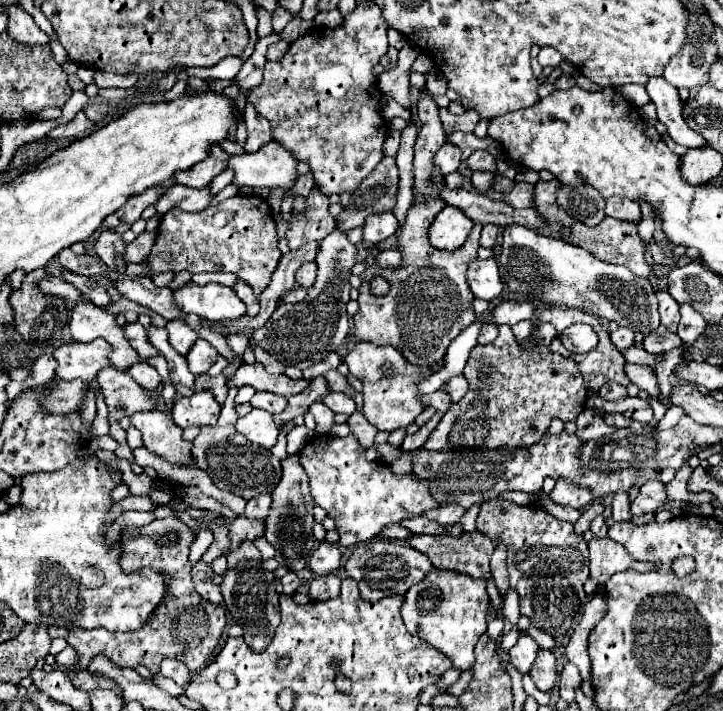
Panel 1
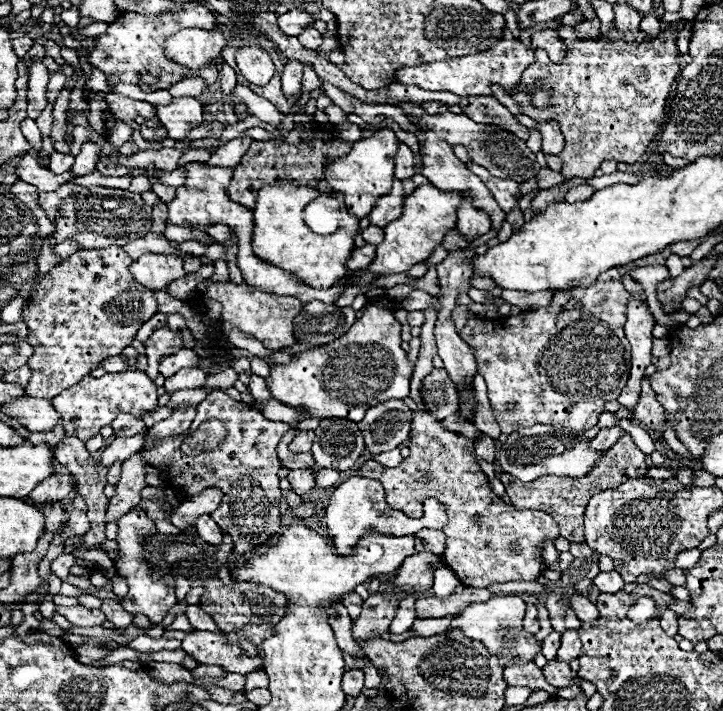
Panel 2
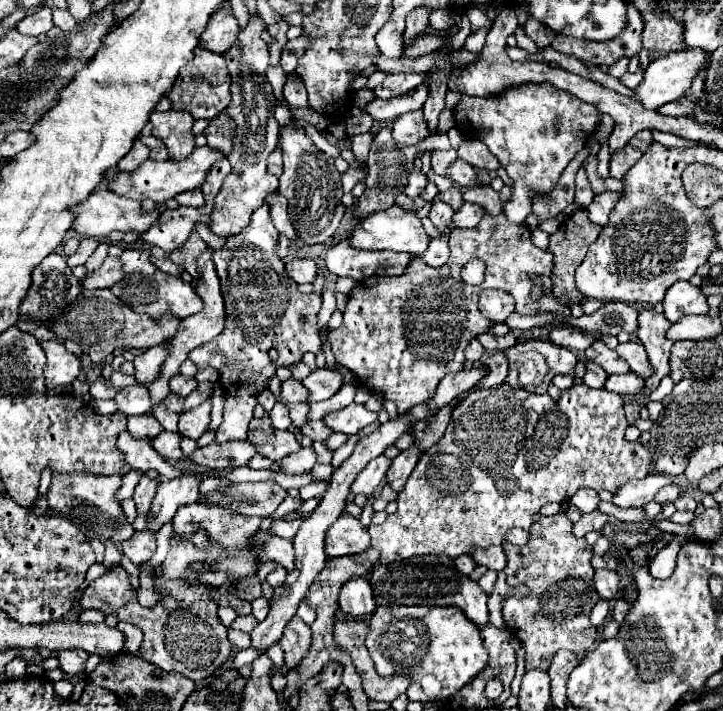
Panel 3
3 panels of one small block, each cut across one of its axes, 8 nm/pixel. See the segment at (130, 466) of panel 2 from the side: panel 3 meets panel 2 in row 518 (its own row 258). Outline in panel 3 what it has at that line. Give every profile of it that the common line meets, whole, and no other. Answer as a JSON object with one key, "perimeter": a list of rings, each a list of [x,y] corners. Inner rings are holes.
{"perimeter":[[[106,258],[104,264],[94,270],[94,272],[88,272],[82,280],[80,280],[80,286],[82,288],[112,288],[112,284],[120,282],[124,278],[122,274],[122,264],[118,258]]]}

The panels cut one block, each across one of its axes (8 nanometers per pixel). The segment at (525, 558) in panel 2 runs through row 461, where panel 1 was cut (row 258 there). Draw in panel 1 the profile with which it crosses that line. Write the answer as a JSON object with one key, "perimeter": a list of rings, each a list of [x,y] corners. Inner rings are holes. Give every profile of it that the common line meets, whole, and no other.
{"perimeter":[[[428,200],[424,204],[412,204],[406,222],[402,226],[400,238],[400,252],[402,252],[402,266],[398,270],[390,268],[376,268],[372,272],[372,254],[366,258],[368,270],[360,276],[362,286],[358,304],[360,310],[354,314],[356,338],[364,342],[372,342],[378,346],[392,344],[398,348],[406,360],[412,364],[432,364],[440,362],[446,354],[448,344],[464,330],[468,324],[474,322],[472,310],[472,292],[466,282],[466,268],[476,258],[476,250],[480,248],[480,230],[482,226],[476,224],[468,240],[460,250],[444,252],[432,248],[428,240],[428,228],[436,214],[444,208],[444,200]],[[376,276],[384,276],[390,284],[388,294],[376,296],[372,292],[372,280]]]}

